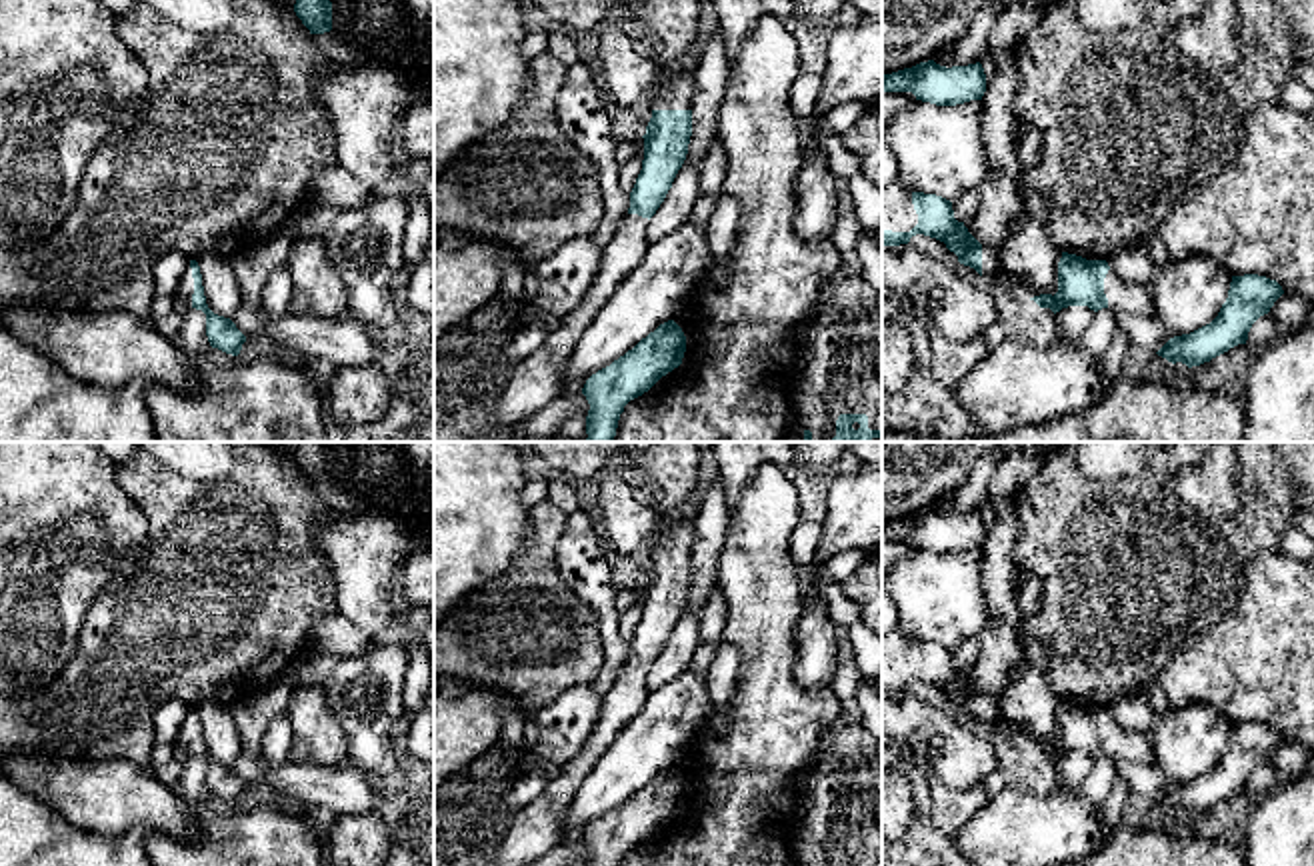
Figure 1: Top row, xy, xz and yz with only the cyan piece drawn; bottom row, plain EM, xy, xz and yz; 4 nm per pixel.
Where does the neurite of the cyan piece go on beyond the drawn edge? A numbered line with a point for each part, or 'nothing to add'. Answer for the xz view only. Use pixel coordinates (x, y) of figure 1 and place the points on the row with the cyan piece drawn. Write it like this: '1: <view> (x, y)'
1: xz (838, 370)
2: xz (536, 380)

